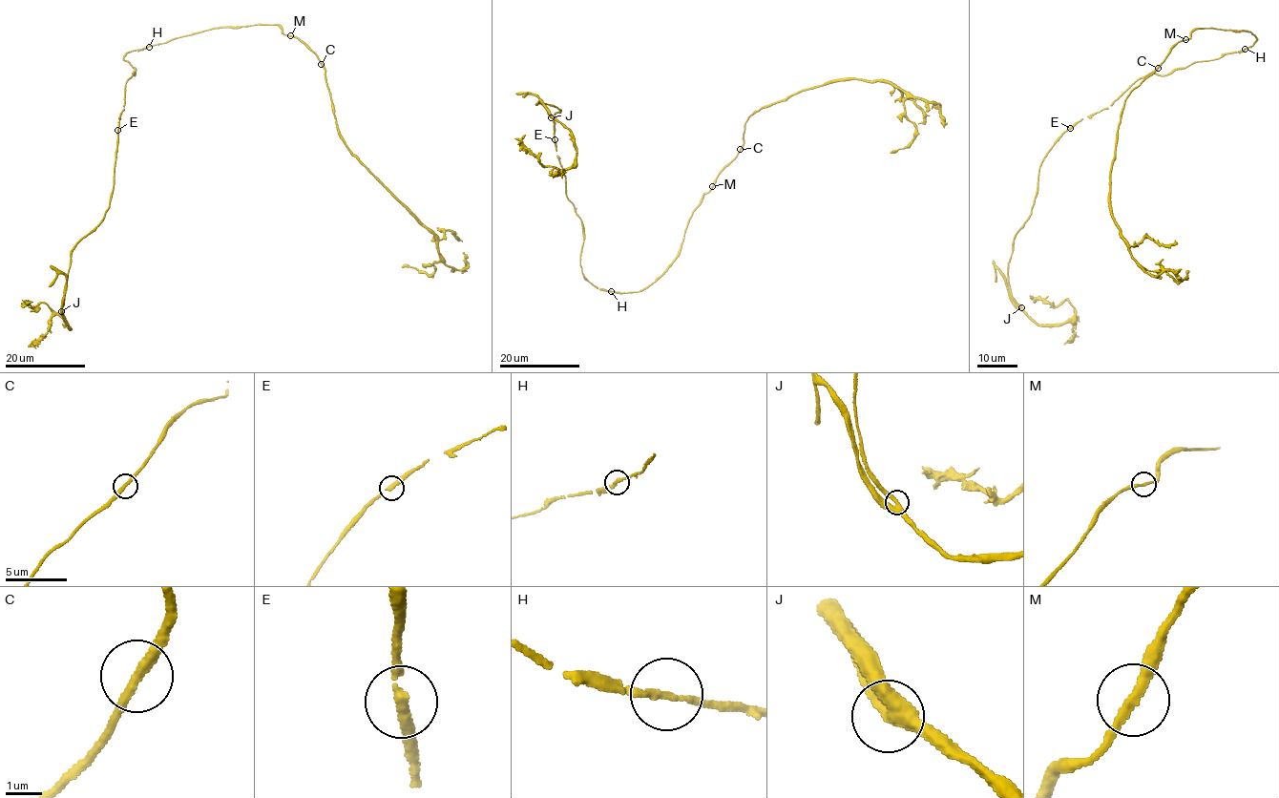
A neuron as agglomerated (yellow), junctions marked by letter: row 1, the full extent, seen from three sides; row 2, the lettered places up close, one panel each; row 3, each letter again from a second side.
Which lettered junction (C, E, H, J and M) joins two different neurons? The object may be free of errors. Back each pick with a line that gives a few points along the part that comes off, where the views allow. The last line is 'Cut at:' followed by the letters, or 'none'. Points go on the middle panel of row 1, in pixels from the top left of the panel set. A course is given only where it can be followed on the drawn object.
Cut at: none

